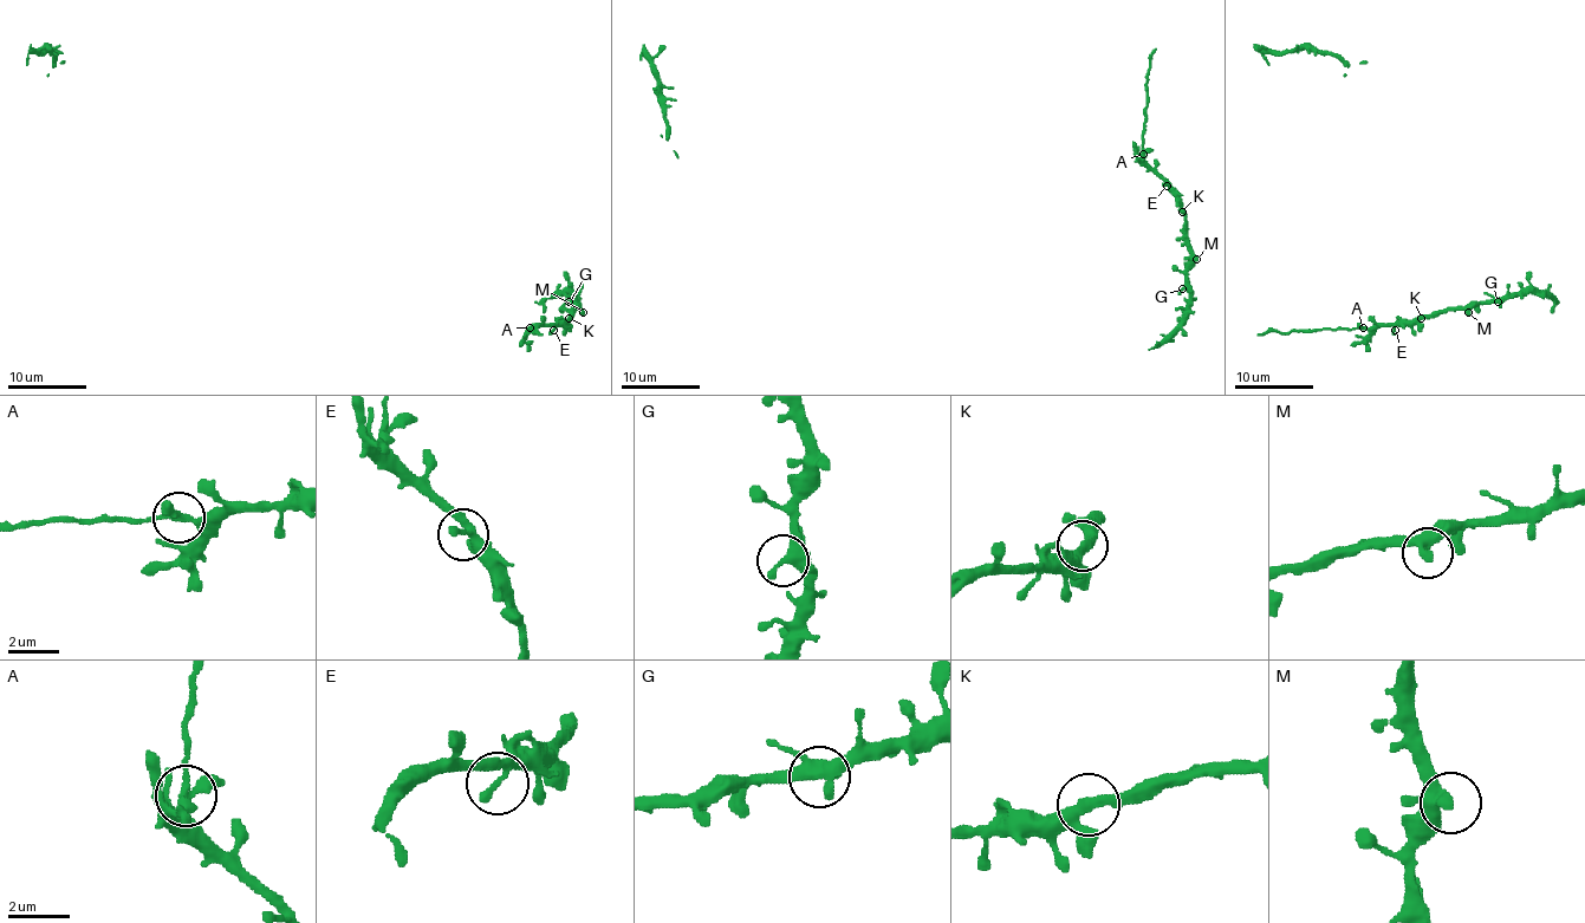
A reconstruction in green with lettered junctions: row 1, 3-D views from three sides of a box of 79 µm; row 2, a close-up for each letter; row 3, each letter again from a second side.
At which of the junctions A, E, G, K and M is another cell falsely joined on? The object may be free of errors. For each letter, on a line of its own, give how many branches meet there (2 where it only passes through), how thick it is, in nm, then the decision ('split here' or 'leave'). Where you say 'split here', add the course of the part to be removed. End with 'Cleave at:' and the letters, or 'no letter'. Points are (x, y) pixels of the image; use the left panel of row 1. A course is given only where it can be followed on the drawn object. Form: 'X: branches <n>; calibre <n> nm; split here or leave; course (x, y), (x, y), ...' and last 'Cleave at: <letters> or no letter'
A: branches 3; calibre 240 nm; split here
E: branches 2; calibre 280 nm; leave
G: branches 3; calibre 340 nm; leave
K: branches 3; calibre 280 nm; leave
M: branches 3; calibre 260 nm; leave
Cleave at: A

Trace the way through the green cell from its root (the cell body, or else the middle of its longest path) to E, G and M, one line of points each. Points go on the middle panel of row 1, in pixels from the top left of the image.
E: (1139, 160), (1167, 186)
G: (1139, 160), (1169, 186), (1184, 215), (1190, 262), (1182, 288)
M: (1139, 160), (1169, 186), (1184, 215), (1188, 251), (1196, 259)

